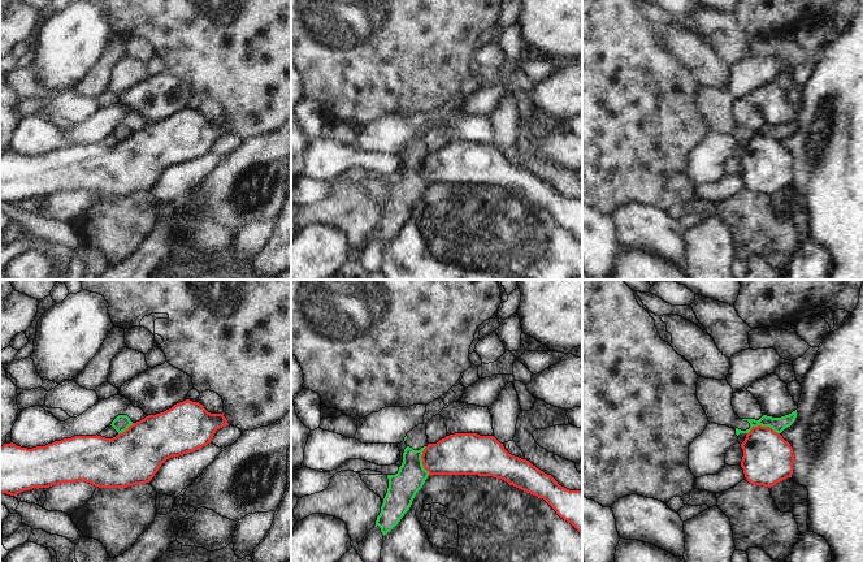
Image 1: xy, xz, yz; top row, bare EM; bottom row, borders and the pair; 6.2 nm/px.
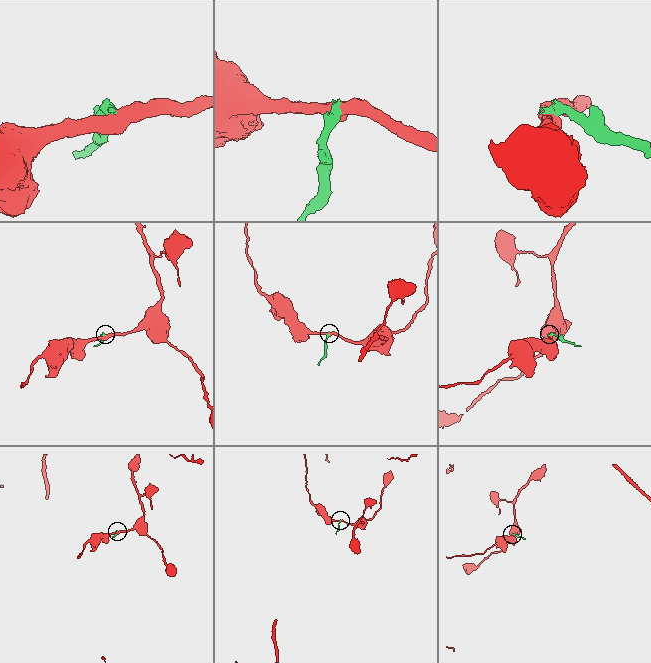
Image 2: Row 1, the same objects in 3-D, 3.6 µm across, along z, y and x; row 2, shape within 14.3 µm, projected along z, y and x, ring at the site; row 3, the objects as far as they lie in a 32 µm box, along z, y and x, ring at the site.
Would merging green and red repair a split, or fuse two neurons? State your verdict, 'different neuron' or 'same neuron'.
different neuron

